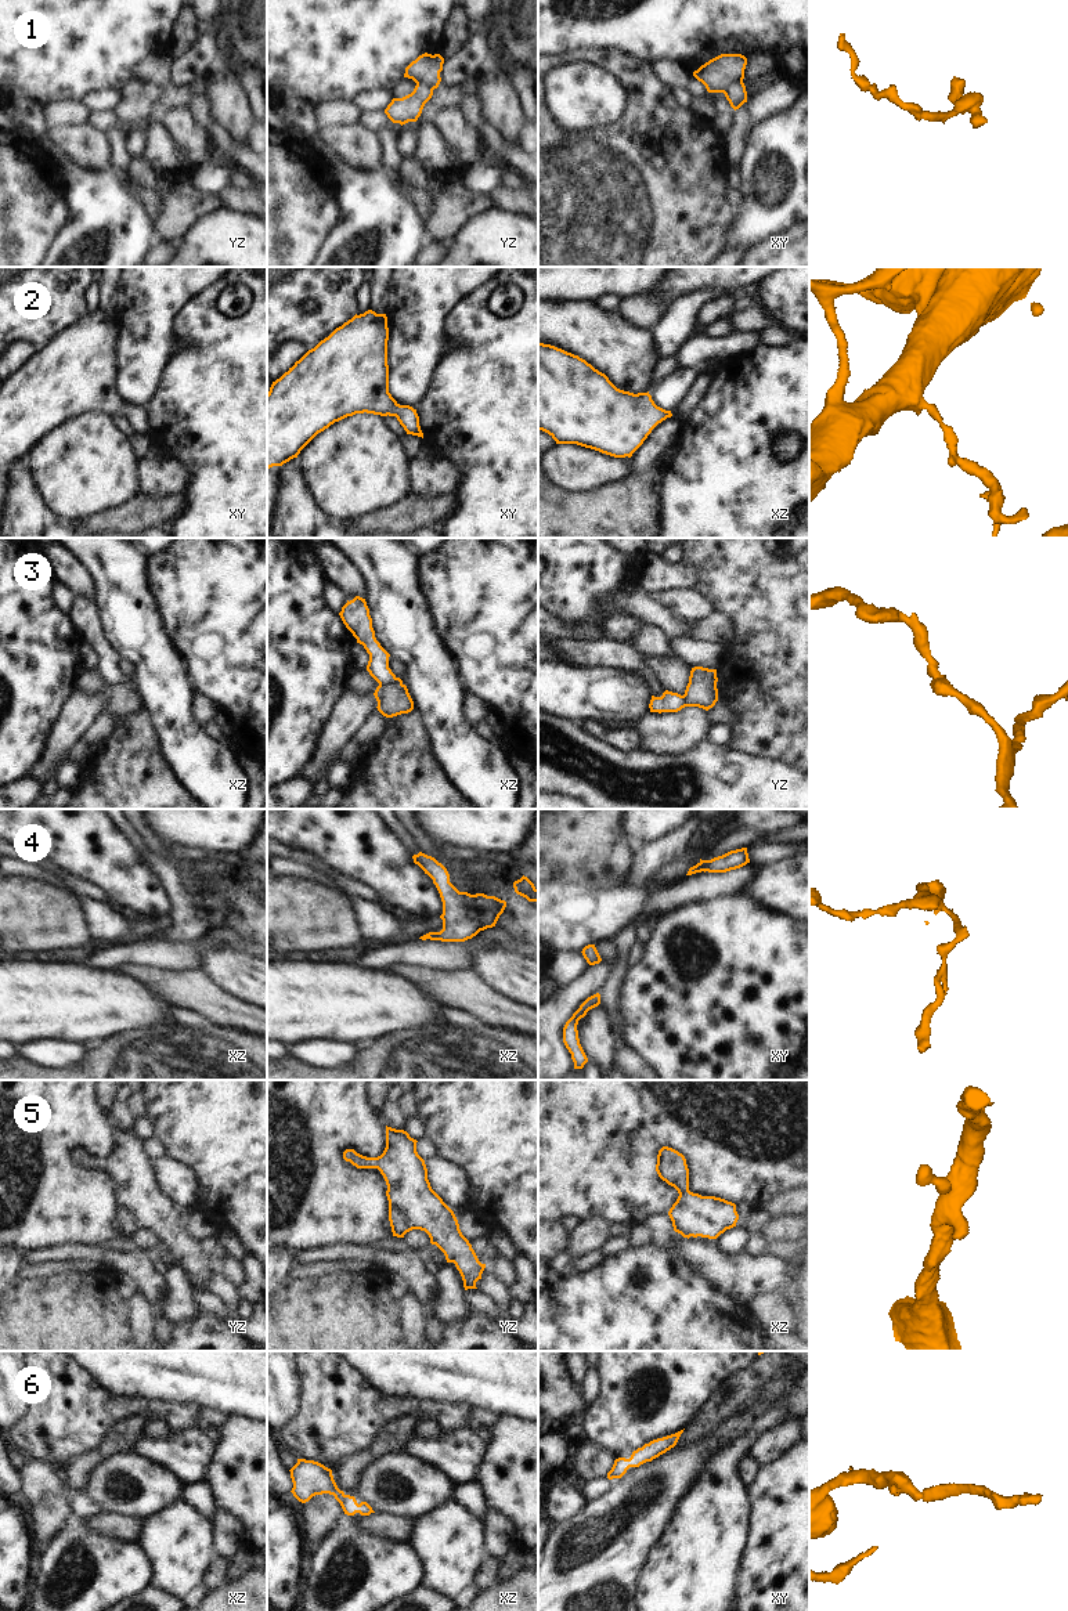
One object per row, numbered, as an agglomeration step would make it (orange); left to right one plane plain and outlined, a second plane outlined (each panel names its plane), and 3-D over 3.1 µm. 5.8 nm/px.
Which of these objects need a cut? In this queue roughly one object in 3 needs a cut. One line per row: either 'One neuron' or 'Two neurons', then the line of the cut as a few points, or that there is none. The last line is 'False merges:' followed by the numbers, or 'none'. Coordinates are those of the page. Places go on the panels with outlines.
1: Two neurons. Split along xy (742, 82), (732, 82), (722, 91)
2: One neuron. No split
3: Two neurons. Split along xz (401, 682), (382, 683), (379, 686)
4: One neuron. No split
5: One neuron. No split
6: One neuron. No split
False merges: 1, 3.

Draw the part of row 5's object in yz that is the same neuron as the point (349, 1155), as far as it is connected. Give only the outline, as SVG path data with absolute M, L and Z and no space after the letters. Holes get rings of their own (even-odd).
M386 1126L386 1148L378 1157L346 1149L343 1159L357 1168L378 1168L383 1175L393 1236L404 1238L412 1229L425 1231L430 1243L454 1263L463 1287L477 1289L486 1264L481 1264L462 1235L454 1211L432 1189L425 1160L416 1152L416 1139L404 1130Z

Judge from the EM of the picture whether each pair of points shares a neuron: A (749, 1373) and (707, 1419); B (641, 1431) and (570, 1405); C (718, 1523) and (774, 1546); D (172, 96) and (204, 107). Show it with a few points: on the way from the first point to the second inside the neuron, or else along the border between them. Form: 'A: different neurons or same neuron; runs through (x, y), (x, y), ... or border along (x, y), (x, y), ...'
A: same neuron; runs through (742, 1384), (718, 1408)
B: different neurons; border along (588, 1404), (578, 1418)
C: different neurons; border along (750, 1503), (750, 1528), (739, 1567)
D: same neuron; runs through (180, 96), (195, 103)

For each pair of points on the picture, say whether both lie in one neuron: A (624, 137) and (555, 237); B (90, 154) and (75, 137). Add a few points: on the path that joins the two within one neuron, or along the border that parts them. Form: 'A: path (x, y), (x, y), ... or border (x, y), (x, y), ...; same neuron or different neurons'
A: path (624, 162), (576, 212); same neuron
B: path (87, 150), (79, 141); same neuron

